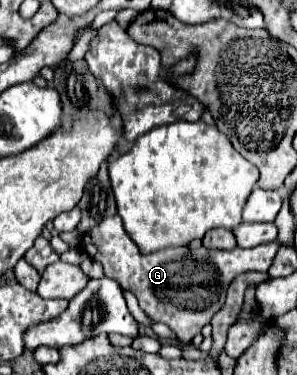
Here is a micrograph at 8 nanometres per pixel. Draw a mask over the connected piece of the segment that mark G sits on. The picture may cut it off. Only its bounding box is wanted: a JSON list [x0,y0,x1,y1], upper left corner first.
[82,215,278,343]

